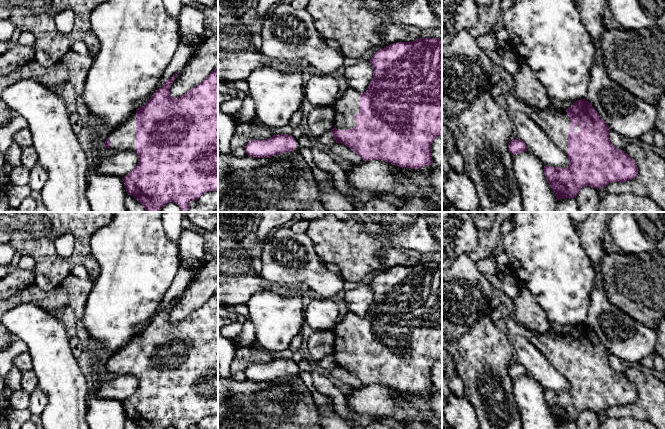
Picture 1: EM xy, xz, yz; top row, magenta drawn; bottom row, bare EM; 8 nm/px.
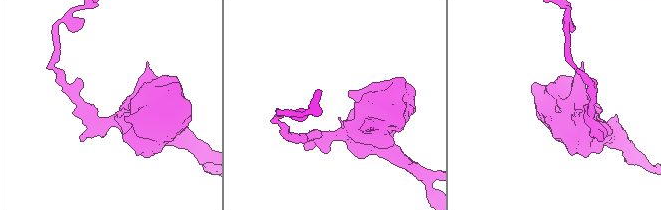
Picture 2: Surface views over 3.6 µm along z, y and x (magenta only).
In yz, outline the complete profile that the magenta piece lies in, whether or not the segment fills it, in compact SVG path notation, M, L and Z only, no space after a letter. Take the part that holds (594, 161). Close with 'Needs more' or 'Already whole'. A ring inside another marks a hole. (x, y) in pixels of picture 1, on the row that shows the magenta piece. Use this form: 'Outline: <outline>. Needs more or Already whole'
Outline: M586 99L563 111L530 109L529 115L569 160L567 168L544 166L557 200L576 198L584 186L598 190L638 174L635 161L610 142L609 126Z. Needs more

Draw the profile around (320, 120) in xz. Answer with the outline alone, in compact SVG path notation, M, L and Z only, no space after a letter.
M315 107L307 116L307 125L313 136L320 137L334 128L335 120L332 107Z

